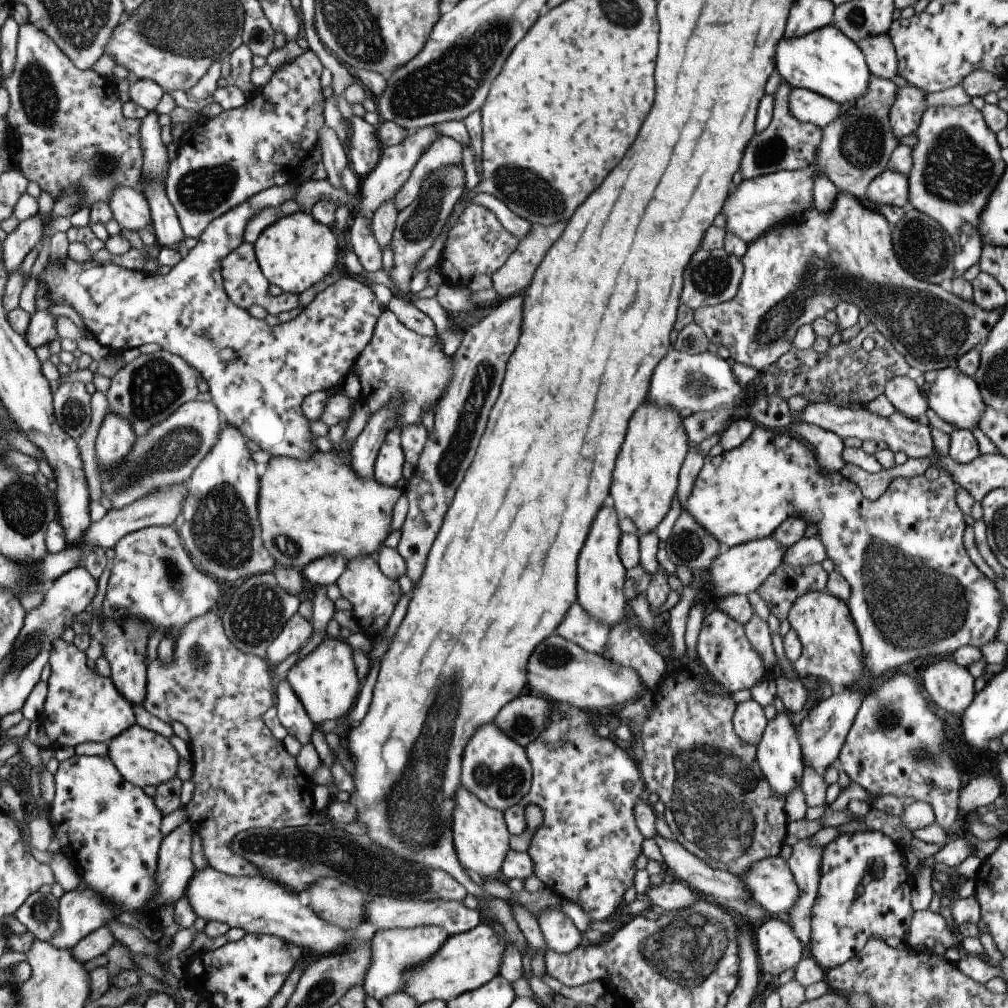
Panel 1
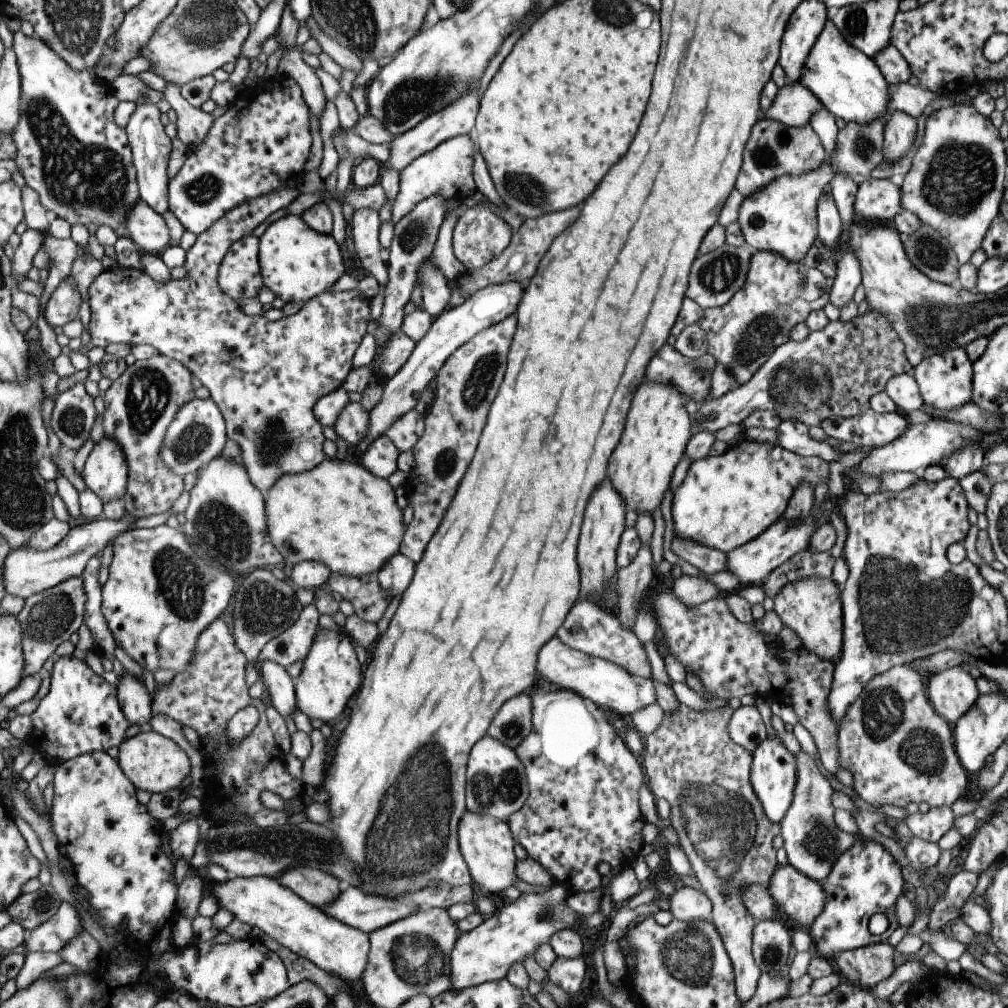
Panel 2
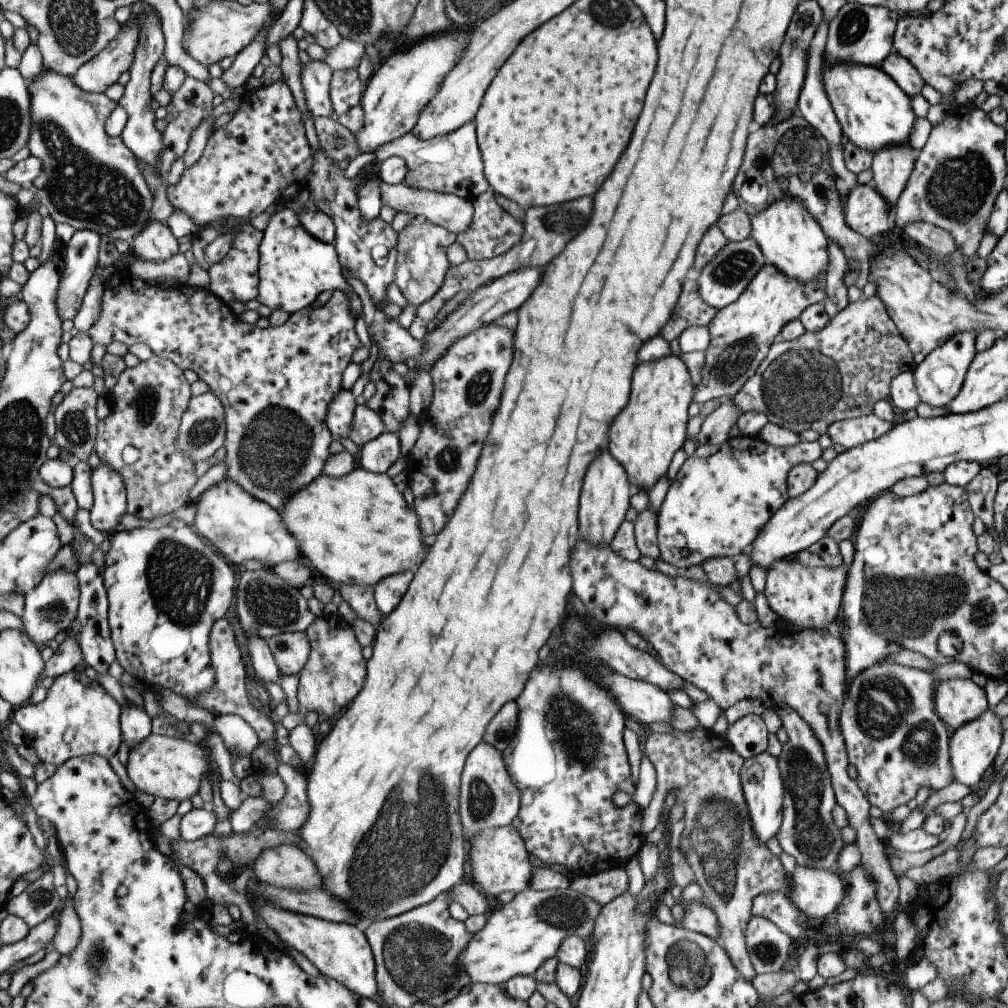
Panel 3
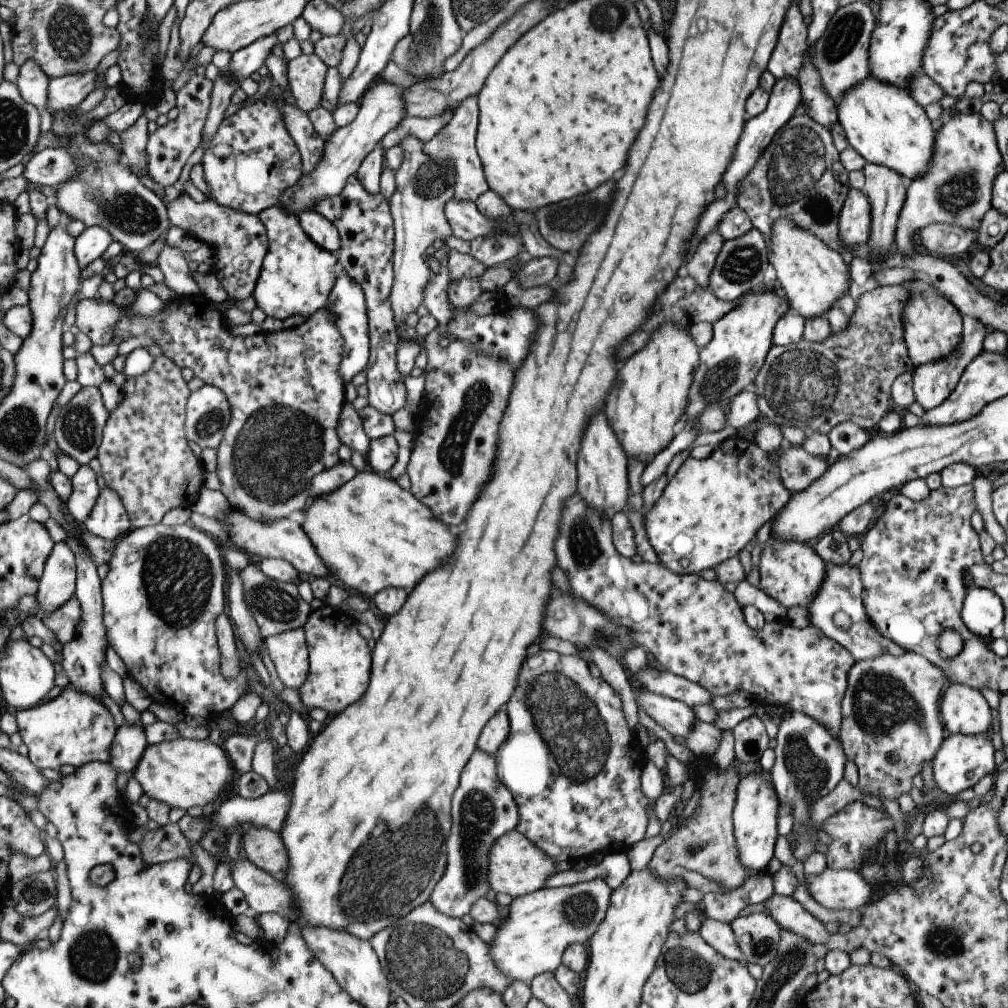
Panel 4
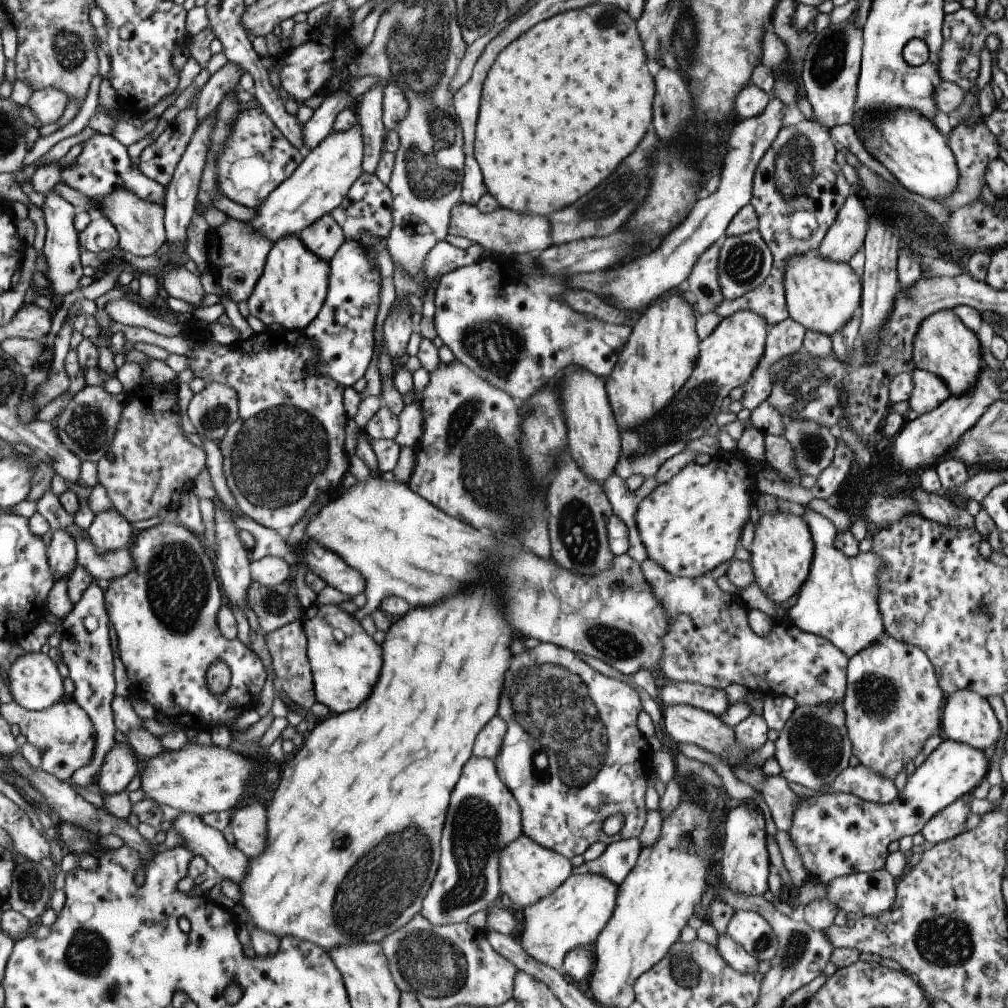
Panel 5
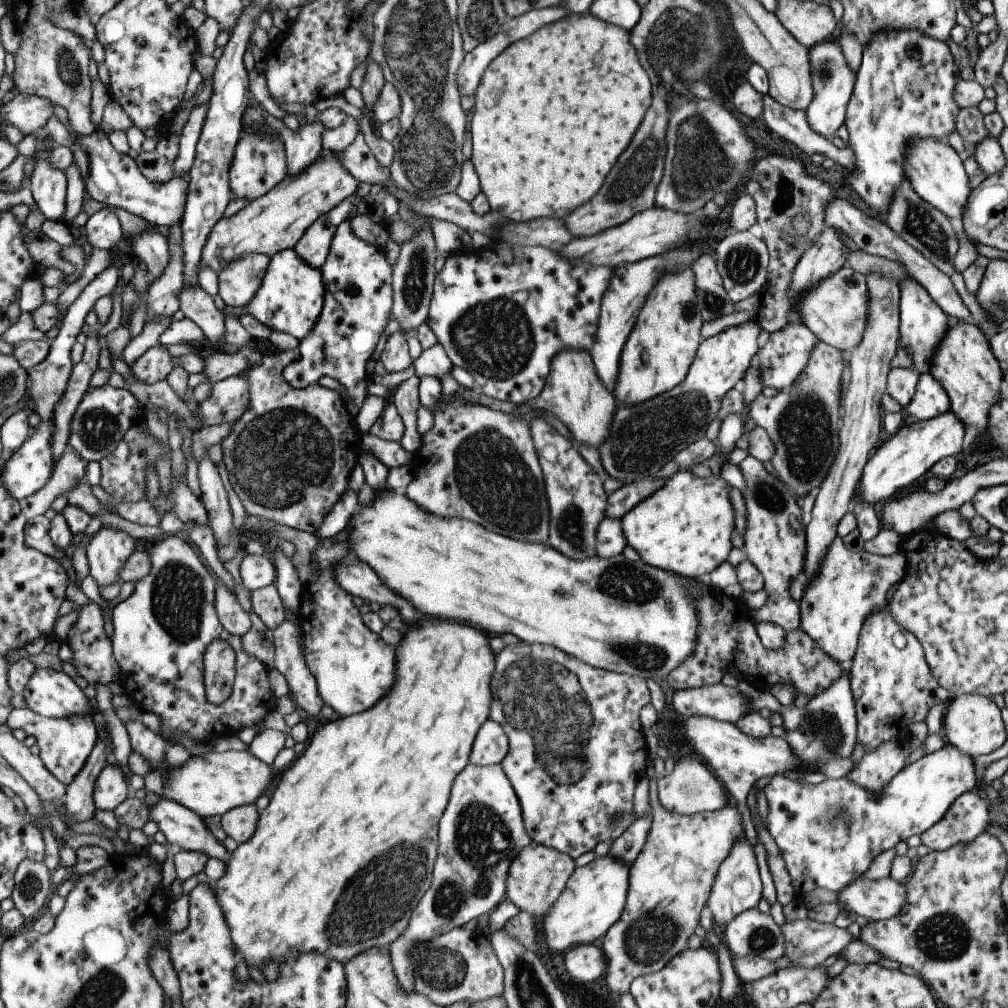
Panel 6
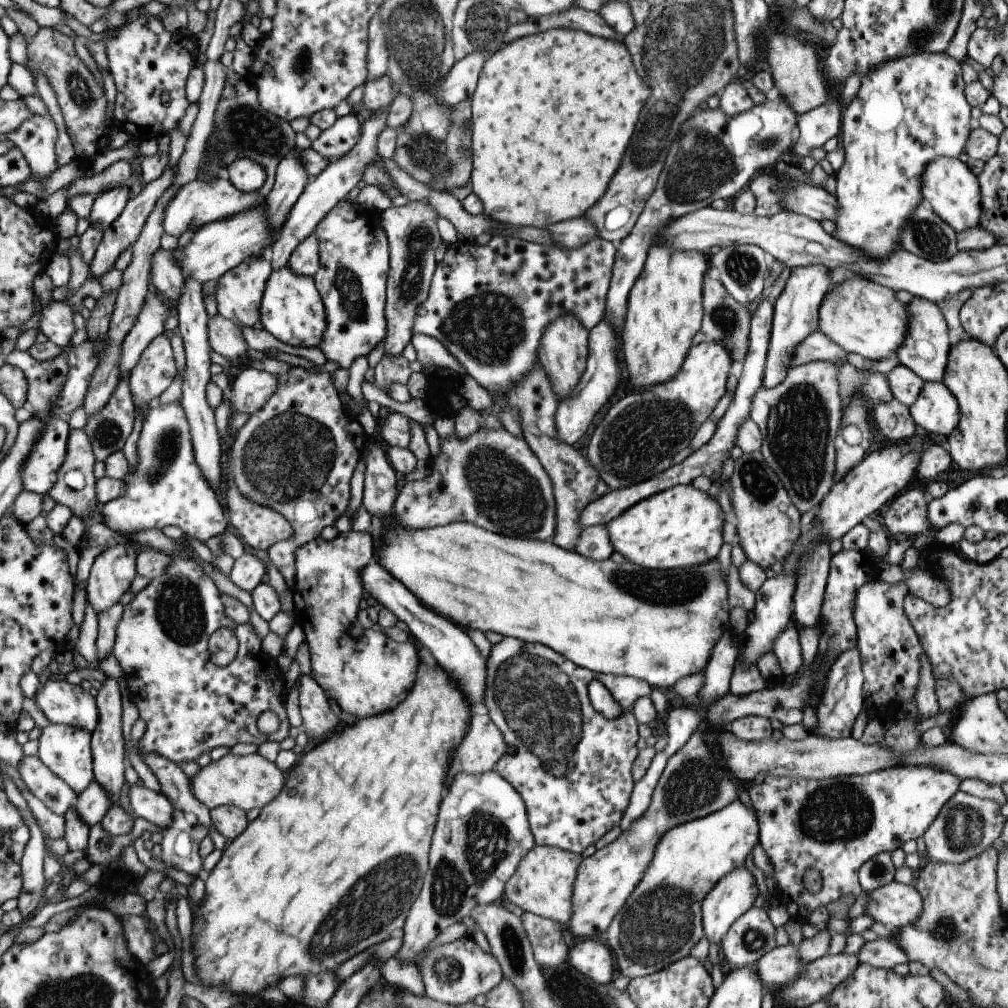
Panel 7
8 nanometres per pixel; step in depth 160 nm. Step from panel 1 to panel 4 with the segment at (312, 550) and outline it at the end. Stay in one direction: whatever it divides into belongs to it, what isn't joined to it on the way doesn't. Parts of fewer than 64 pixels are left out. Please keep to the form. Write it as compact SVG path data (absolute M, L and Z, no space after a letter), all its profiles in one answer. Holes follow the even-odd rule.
M367 467L357 471L353 478L330 493L313 497L300 527L332 575L345 588L357 590L366 598L371 598L372 594L387 588L389 584L395 588L413 588L423 574L439 566L441 556L447 558L453 552L455 544L455 536L449 532L449 528L443 526L411 492L403 490L393 479L384 478Z

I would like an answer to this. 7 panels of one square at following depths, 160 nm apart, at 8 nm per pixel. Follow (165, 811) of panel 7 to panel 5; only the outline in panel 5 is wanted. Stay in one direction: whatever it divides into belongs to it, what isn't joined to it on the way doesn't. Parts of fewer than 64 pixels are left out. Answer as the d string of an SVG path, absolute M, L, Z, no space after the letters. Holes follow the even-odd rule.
M179 813L171 822L185 842L183 847L204 858L222 879L239 883L244 878L248 858L228 844L221 831L204 825L198 816L187 813Z

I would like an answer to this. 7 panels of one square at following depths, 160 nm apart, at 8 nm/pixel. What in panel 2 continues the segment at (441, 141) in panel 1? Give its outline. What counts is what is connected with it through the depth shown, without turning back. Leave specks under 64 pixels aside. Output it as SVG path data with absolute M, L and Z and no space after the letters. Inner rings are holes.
M474 134L457 135L440 142L433 150L412 160L398 174L398 191L390 210L391 222L396 223L421 199L432 194L440 194L444 199L452 199L461 204L470 190L475 189L472 179L472 164L475 148Z

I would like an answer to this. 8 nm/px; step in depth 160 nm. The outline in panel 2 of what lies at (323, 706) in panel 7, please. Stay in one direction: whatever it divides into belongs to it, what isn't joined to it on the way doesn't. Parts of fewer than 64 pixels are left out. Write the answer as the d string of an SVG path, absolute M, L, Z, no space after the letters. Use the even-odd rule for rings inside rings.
M313 604L303 607L297 620L288 629L265 643L259 651L257 662L271 661L286 667L303 660L319 628L319 615Z

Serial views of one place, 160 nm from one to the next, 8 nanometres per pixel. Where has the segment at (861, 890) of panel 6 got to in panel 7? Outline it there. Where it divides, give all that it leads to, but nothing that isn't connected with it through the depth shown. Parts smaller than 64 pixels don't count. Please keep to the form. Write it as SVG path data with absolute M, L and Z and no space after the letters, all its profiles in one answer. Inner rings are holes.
M892 881L869 893L864 914L888 930L901 930L921 914L921 896L913 886Z

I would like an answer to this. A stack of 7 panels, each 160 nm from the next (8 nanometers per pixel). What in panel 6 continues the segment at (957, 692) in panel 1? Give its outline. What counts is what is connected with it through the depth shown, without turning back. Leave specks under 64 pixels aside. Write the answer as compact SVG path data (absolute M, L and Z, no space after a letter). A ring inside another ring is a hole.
M968 694L950 697L944 705L942 715L945 736L943 740L972 758L997 750L1007 737L999 710L991 698L981 695Z

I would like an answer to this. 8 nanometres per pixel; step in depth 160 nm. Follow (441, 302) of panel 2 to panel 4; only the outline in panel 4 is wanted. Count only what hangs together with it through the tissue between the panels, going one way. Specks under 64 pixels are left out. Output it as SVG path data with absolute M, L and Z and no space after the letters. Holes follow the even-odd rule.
M407 136L400 142L403 158L394 172L394 191L388 200L388 209L394 228L392 271L394 274L388 301L401 334L404 318L422 304L423 289L429 284L430 276L439 269L429 259L431 244L437 238L443 240L451 235L443 207L454 196L454 170L447 160L431 158L422 151L422 142Z

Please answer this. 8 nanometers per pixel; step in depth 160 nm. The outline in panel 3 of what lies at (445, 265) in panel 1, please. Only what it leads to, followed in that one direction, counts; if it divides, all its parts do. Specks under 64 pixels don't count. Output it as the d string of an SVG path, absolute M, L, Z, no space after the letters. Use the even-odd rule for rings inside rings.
M490 188L476 196L471 205L473 214L470 218L470 225L463 234L457 234L455 237L455 242L465 250L467 260L480 261L493 258L518 242L522 233L522 223L509 216L495 202L493 191Z

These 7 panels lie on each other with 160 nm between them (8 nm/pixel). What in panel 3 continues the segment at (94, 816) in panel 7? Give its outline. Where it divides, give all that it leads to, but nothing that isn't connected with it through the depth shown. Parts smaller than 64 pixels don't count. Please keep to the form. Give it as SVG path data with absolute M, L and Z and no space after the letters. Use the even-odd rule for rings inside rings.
M129 702L120 706L120 729L128 748L133 748L141 739L147 738L150 732L150 718L141 707Z

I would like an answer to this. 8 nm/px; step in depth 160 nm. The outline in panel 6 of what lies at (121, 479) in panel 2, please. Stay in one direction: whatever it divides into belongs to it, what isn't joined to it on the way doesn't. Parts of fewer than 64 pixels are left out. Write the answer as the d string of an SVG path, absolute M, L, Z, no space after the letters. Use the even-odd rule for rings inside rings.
M91 528L92 538L85 552L88 574L97 582L98 587L121 583L118 574L129 556L139 547L125 532L111 528Z

